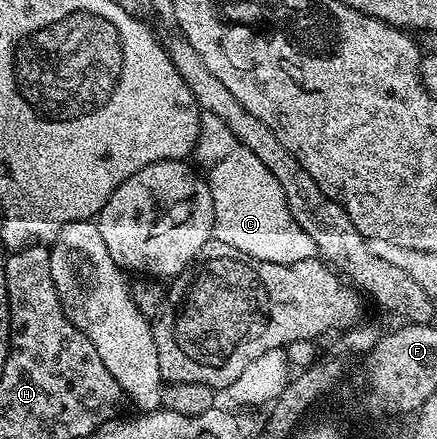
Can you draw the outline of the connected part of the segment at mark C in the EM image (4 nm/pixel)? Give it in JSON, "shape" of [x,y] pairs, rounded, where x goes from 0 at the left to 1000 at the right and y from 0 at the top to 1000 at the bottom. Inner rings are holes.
{"shape":[[[540,335],[524,360],[497,369],[478,392],[483,449],[487,451],[487,487],[492,490],[492,524],[487,531],[494,549],[513,556],[513,567],[545,579],[556,588],[572,588],[584,597],[604,601],[677,601],[691,592],[714,590],[723,581],[723,565],[707,535],[664,492],[654,467],[652,442],[634,415],[634,405],[606,383],[588,353],[565,337]]]}

